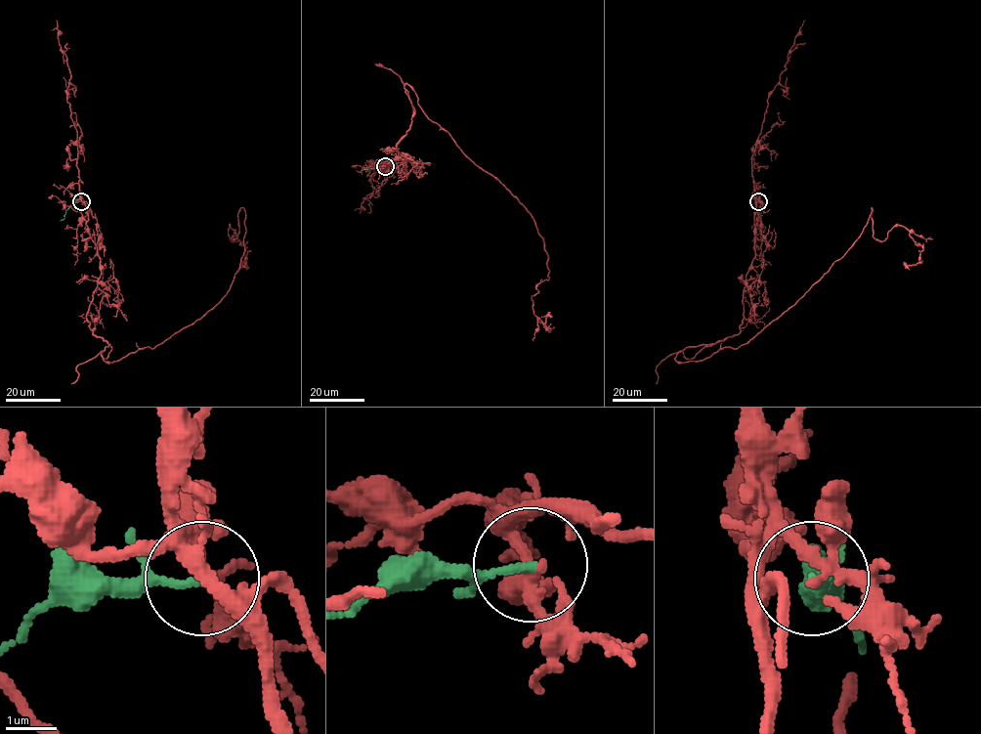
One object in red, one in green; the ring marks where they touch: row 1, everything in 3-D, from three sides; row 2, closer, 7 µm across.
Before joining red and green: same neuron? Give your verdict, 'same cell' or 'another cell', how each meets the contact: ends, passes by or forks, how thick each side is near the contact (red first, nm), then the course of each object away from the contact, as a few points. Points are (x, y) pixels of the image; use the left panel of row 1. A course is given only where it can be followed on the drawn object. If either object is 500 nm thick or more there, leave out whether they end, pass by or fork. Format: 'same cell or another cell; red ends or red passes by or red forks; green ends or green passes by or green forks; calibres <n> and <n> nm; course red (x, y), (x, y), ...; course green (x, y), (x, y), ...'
another cell; red forks; green ends; calibres 200 and 140 nm; course red (81, 200), (101, 272), (87, 320), (106, 362), (220, 301), (243, 255), (241, 207), (228, 233), (246, 262); course green (81, 201), (73, 202), (60, 221)

